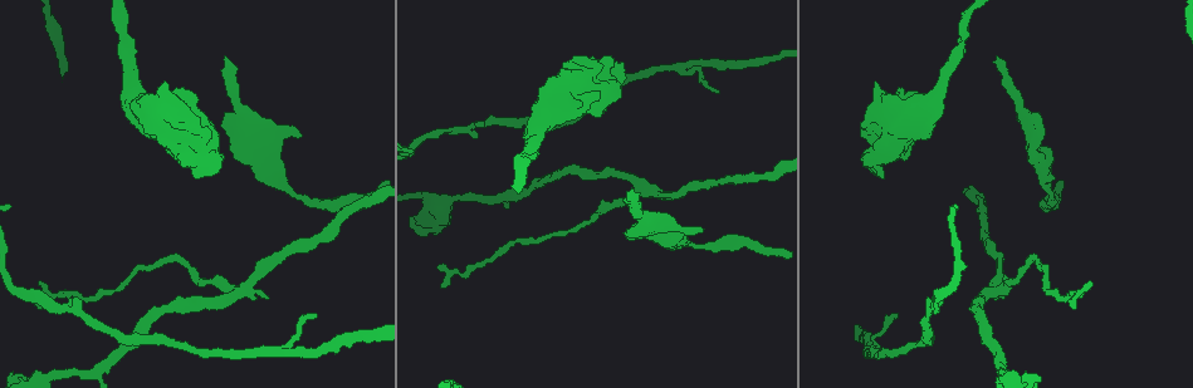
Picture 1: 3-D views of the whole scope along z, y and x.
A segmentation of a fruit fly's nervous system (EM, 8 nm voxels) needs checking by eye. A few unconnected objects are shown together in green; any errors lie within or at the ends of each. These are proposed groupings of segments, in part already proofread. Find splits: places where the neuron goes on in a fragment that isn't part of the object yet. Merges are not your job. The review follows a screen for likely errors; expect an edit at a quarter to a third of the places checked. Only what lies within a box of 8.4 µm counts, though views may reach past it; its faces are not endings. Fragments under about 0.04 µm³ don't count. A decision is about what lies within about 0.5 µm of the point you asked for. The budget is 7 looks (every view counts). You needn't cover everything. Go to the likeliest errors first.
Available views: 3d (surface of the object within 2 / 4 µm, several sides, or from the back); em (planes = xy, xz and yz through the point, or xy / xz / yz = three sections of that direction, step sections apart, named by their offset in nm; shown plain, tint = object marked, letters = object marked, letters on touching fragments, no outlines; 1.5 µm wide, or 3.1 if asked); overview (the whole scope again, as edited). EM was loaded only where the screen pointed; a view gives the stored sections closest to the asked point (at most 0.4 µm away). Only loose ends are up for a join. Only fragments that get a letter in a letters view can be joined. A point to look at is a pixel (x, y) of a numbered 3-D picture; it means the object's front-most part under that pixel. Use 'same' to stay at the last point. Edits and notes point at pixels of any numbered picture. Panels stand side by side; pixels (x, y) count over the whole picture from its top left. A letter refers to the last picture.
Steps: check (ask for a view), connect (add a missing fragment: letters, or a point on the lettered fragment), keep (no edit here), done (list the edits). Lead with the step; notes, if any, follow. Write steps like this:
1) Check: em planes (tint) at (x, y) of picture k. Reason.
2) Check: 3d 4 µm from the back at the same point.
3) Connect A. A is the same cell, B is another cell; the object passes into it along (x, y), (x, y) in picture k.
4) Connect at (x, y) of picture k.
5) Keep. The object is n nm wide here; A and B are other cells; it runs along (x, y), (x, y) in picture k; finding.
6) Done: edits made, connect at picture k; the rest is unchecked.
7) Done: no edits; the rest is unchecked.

Check: em planes (letters) at (626, 194) of picture 1.

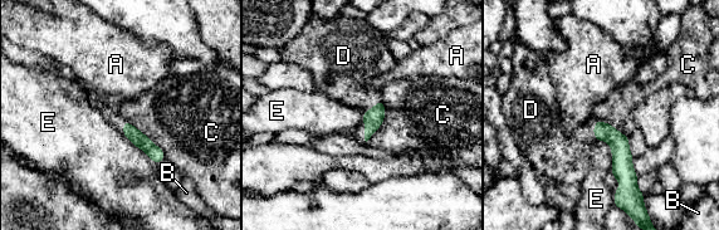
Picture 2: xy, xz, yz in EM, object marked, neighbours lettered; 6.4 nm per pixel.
Connect D. D is the same cell, A, B, C and E are other cells; the object passes into it along (372, 118), (371, 108), (346, 78) in picture 2; the neuron continues.

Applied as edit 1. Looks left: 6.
Check: 3d 2 µm at (611, 63) of picture 1. An open end.

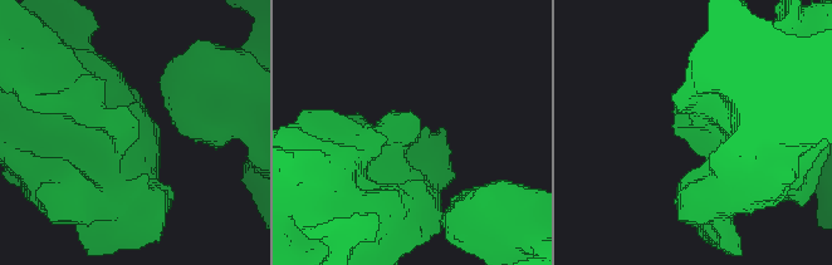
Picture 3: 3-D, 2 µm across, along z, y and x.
Check: em planes (letters) at (694, 142) of picture 3.

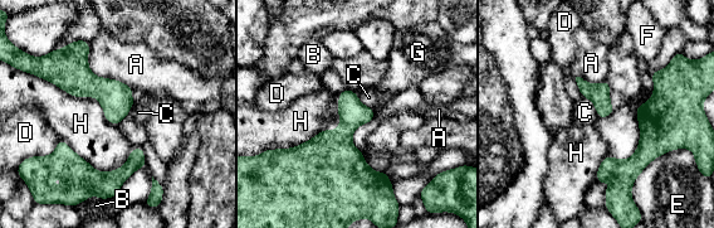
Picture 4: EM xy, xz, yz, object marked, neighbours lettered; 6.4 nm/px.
Keep. The longest contact is with H, 480 nm; A, B, C, D, E, F, G and H are other cells; a border runs along (353, 91), (358, 100), (375, 112) in picture 4; no lettered fragment goes on from it.

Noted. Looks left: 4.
Check: em planes (letters) at (267, 299) of picture 1. An open end.

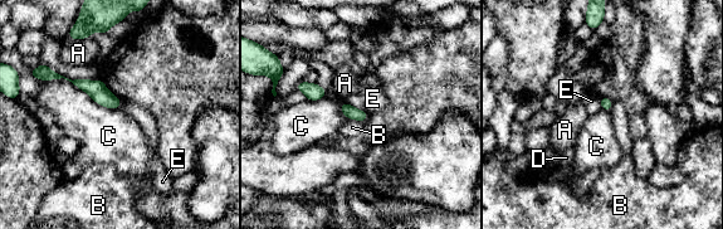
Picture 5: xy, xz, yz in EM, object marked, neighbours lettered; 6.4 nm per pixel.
Keep. A, B, C, D and E are other cells; a border runs along (39, 78), (66, 78), (117, 110) in picture 5; no lettered fragment goes on from it.

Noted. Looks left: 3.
Done: edits made, connect at picture 2; the rest is unchecked.

